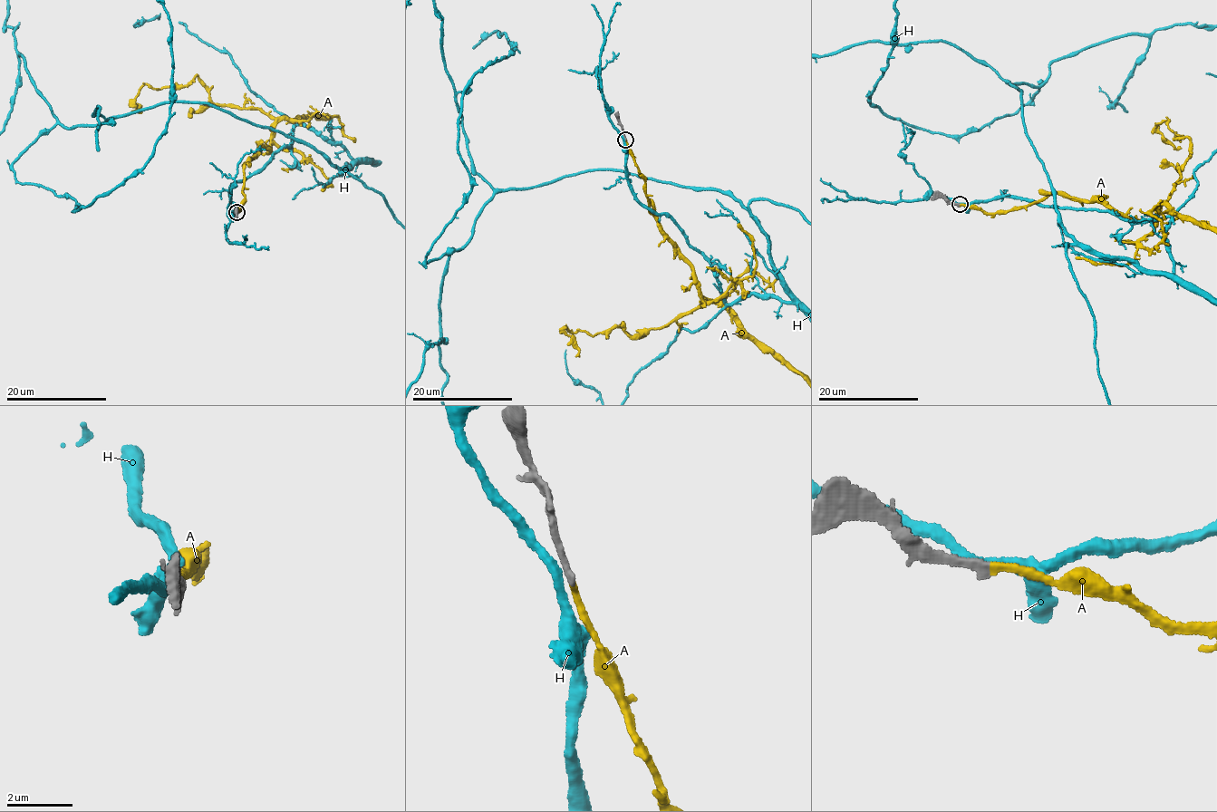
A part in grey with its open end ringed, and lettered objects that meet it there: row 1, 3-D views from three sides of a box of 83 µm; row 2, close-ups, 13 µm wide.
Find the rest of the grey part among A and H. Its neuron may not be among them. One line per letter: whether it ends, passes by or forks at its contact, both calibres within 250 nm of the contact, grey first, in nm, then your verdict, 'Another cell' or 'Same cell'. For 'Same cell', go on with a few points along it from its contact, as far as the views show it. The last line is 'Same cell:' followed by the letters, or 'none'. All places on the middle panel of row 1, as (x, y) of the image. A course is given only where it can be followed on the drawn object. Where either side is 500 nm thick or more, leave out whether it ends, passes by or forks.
A: It ends there. Thickness 240 nm (grey) against 200 nm. Same cell
H: It passes by. Thickness 280 nm (grey) against 280 nm. Another cell
Same cell: A

